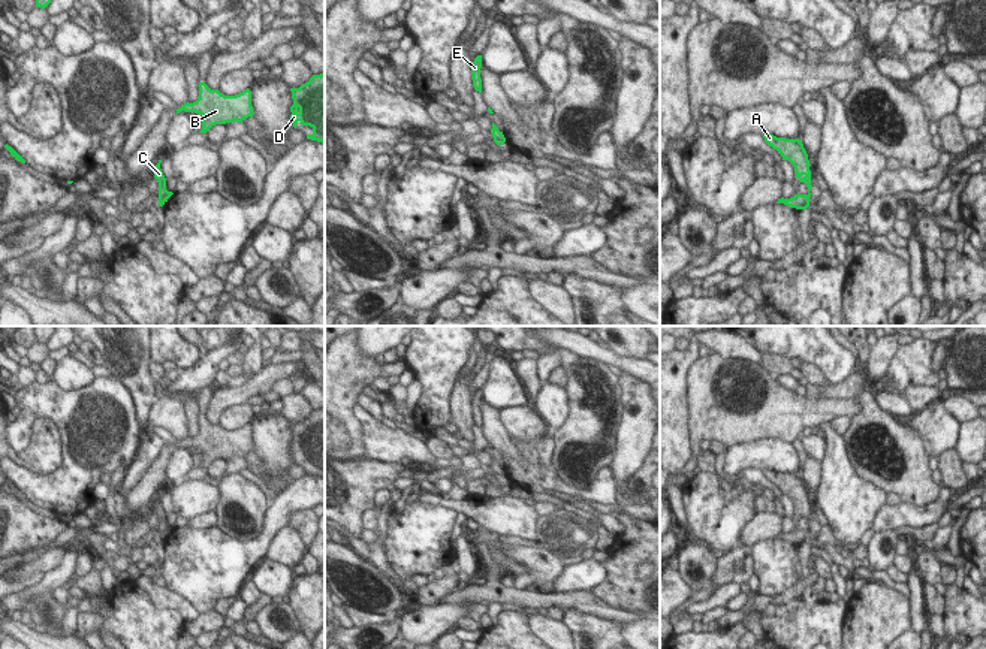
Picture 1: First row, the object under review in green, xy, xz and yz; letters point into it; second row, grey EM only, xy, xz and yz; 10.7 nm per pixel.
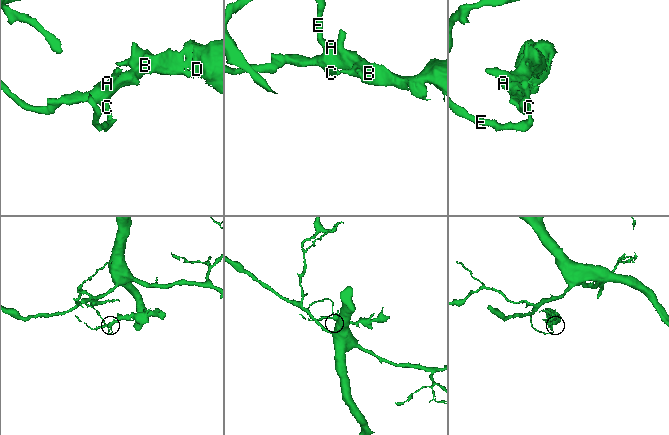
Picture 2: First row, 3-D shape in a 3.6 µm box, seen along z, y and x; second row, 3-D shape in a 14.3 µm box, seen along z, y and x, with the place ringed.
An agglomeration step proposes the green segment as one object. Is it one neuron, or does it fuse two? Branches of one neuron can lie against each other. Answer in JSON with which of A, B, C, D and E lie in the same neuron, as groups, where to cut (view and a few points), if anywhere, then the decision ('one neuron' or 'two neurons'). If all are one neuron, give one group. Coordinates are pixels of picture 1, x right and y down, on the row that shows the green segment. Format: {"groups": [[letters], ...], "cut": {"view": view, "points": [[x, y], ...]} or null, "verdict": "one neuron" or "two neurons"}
{"groups": [["A", "B", "C", "D"], ["E"]], "cut": {"view": "yz", "points": [[807, 195], [808, 199]]}, "verdict": "two neurons"}

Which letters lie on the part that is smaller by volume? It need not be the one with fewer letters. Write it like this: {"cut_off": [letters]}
{"cut_off": ["A", "B", "C", "D"]}

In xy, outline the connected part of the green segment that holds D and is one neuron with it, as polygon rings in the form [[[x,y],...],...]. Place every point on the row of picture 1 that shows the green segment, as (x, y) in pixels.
[[[325,73],[313,75],[299,88],[290,88],[293,105],[290,106],[290,121],[310,126],[313,129],[307,139],[325,144]]]

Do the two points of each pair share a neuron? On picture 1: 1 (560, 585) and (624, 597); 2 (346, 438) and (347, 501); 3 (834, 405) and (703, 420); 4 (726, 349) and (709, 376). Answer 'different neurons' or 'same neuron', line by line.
1: different neurons
2: different neurons
3: same neuron
4: different neurons

